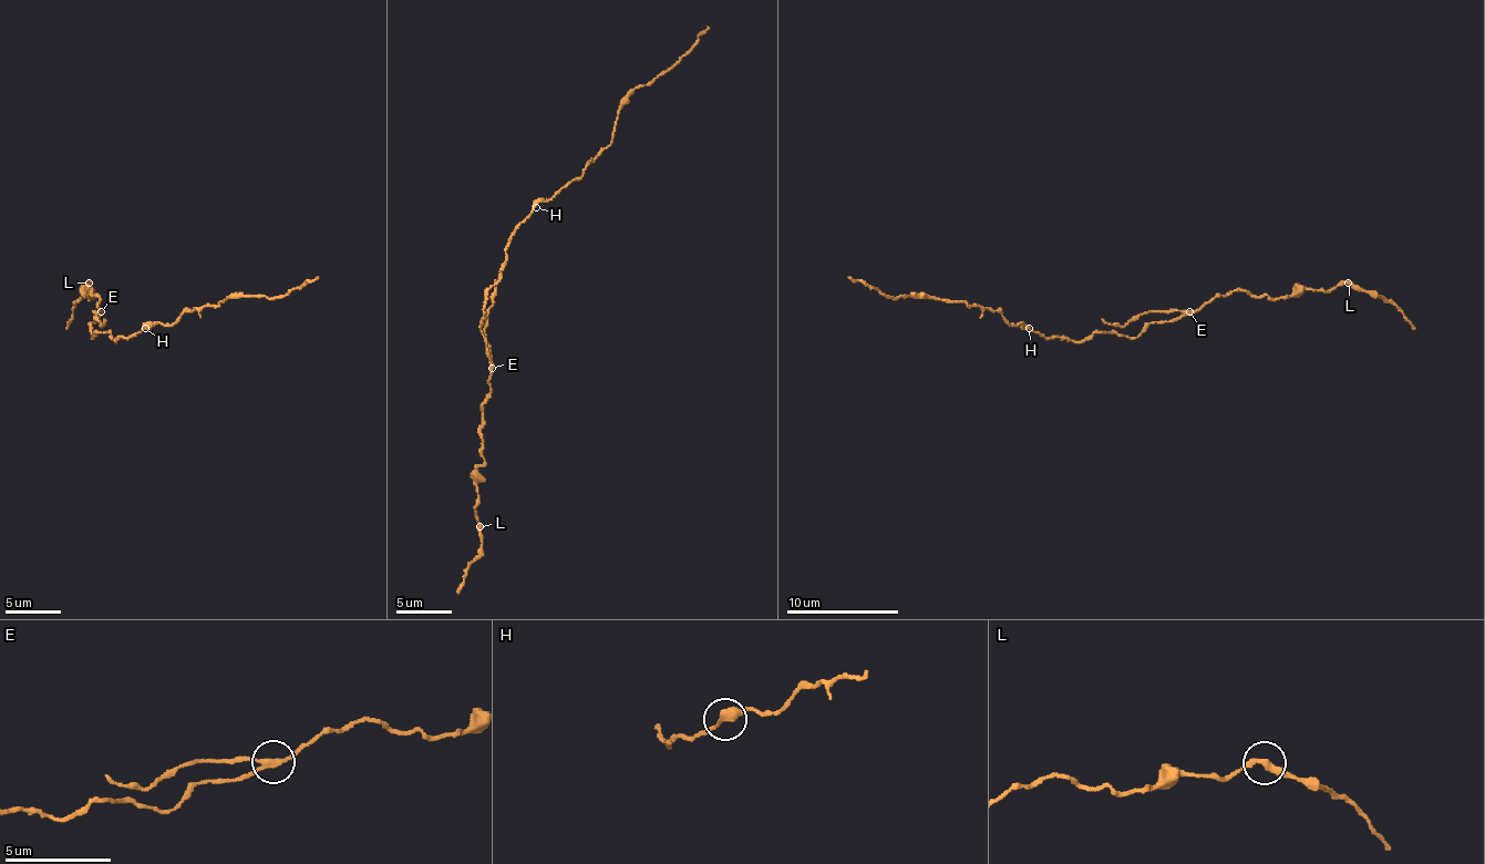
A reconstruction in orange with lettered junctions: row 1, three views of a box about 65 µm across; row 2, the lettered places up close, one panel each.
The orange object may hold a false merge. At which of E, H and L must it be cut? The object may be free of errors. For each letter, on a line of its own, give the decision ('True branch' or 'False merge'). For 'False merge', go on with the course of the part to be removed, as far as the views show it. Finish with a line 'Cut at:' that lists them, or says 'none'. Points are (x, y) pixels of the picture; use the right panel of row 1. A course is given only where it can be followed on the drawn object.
E: False merge. Course of the part to remove: (1188, 311), (1144, 311), (1122, 325), (1107, 325), (1102, 319)
H: True branch
L: True branch
Cut at: E

